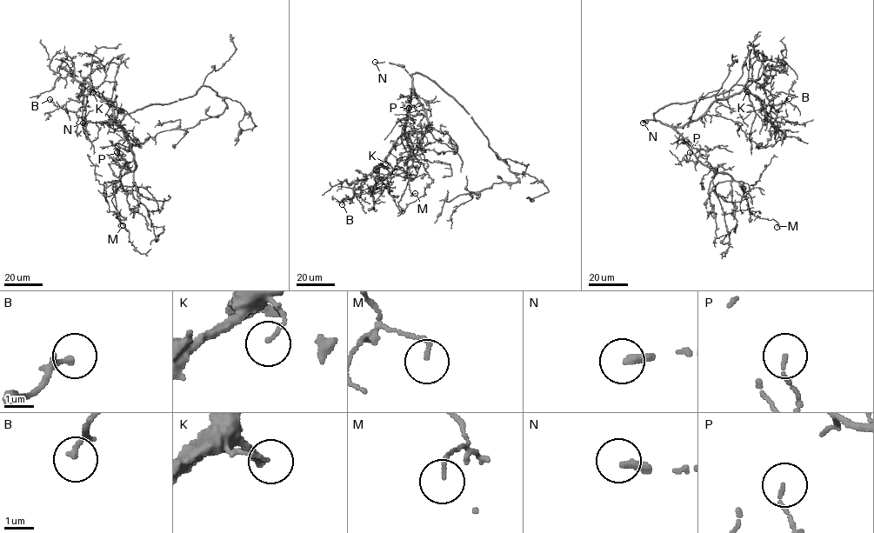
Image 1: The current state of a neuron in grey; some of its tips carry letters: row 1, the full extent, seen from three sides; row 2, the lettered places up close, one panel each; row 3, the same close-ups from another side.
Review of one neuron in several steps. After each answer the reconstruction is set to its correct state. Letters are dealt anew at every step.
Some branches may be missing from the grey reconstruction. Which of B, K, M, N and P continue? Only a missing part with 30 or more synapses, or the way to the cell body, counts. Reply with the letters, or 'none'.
N

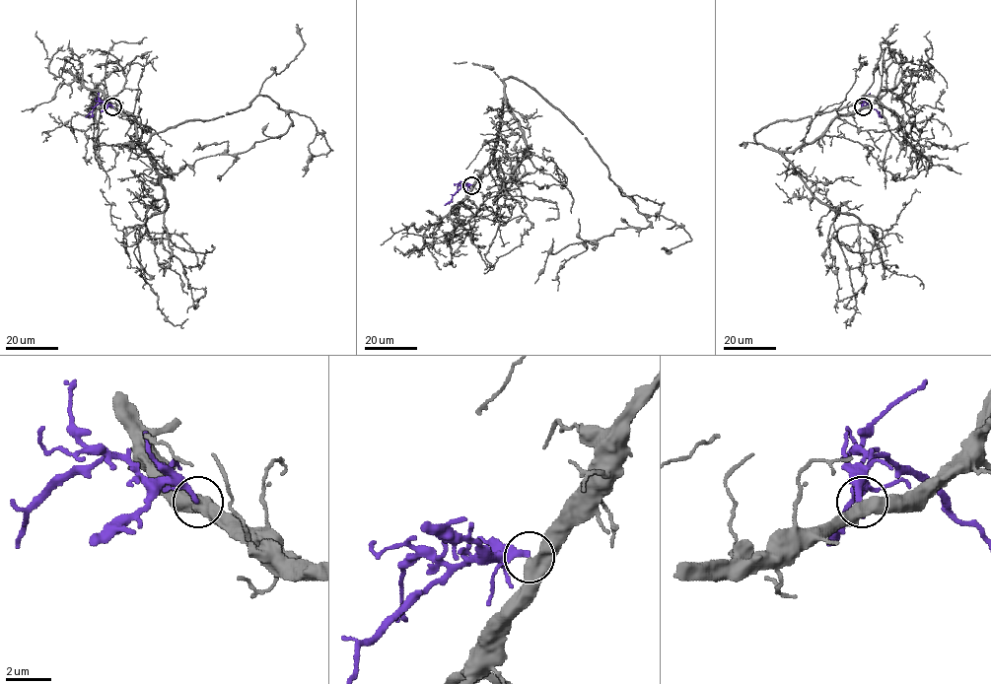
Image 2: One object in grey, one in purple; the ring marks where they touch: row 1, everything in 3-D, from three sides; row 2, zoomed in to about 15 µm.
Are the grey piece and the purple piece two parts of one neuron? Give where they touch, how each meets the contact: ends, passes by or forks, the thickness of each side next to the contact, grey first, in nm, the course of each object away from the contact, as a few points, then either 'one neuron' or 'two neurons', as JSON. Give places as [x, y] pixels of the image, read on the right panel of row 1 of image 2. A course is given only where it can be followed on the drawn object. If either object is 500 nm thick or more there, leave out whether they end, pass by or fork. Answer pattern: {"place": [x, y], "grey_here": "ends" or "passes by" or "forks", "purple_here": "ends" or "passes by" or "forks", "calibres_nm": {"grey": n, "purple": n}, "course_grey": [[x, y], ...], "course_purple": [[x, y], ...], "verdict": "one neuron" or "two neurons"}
{"place": [863, 106], "grey_here": "passes by", "purple_here": "ends", "calibres_nm": {"grey": 420, "purple": 240}, "course_grey": [[862, 106], [791, 151], [754, 139], [864, 95], [896, 114], [918, 155], [928, 141], [967, 142]], "course_purple": [[862, 106], [865, 102], [868, 102], [883, 117]], "verdict": "two neurons"}

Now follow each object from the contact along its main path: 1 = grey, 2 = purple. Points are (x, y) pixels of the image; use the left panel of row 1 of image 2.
1: (113, 106), (144, 152), (259, 95), (292, 122), (236, 155), (199, 142)
2: (113, 106), (102, 102), (85, 117)

